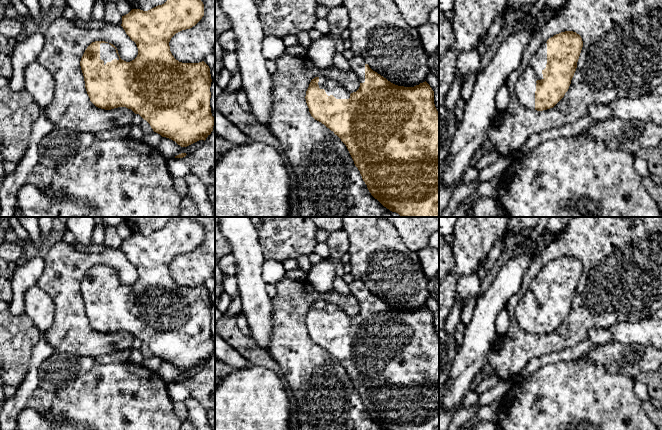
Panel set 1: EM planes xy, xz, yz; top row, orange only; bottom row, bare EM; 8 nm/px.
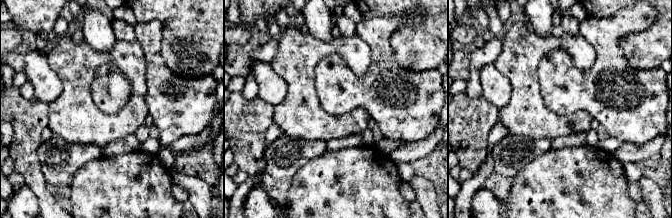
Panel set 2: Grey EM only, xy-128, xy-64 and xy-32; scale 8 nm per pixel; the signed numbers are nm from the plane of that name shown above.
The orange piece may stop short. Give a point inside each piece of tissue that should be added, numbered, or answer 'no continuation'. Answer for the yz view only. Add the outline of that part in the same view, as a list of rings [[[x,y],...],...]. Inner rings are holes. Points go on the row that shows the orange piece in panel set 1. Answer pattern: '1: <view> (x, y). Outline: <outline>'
1: yz (525, 87). Outline: [[[545,42],[533,55],[515,84],[515,93],[519,102],[529,109],[535,109],[536,81],[544,79],[542,71],[546,68],[546,64],[547,43]]]

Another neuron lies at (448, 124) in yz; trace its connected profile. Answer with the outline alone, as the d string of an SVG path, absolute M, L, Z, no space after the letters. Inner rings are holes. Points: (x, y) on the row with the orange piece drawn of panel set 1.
M445 105L439 106L439 164L447 157L457 128L455 112Z

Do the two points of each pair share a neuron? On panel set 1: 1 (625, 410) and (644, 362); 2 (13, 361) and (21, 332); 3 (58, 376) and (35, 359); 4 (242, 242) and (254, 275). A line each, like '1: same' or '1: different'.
1: different
2: same
3: different
4: same

